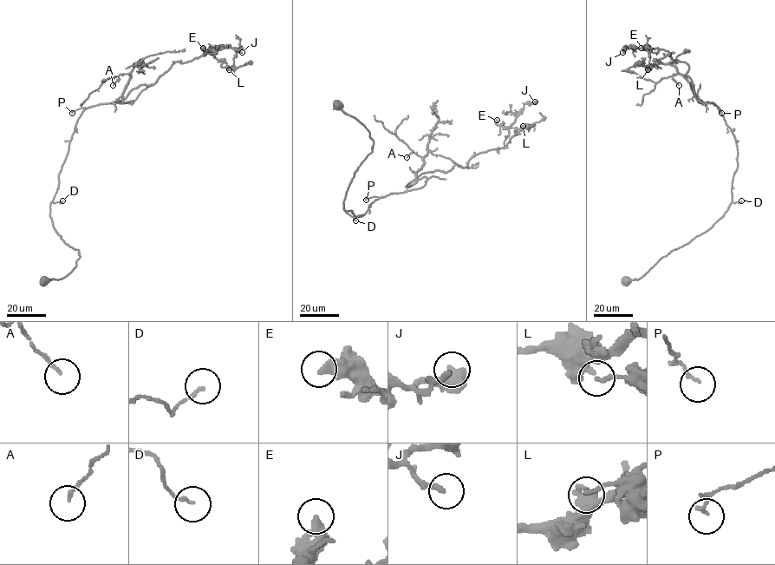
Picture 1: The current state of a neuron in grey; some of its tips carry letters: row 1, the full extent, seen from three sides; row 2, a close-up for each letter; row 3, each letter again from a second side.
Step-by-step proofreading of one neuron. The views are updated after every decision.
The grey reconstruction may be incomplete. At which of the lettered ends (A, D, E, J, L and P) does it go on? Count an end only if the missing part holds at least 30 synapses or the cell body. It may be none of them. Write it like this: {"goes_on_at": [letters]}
{"goes_on_at": []}

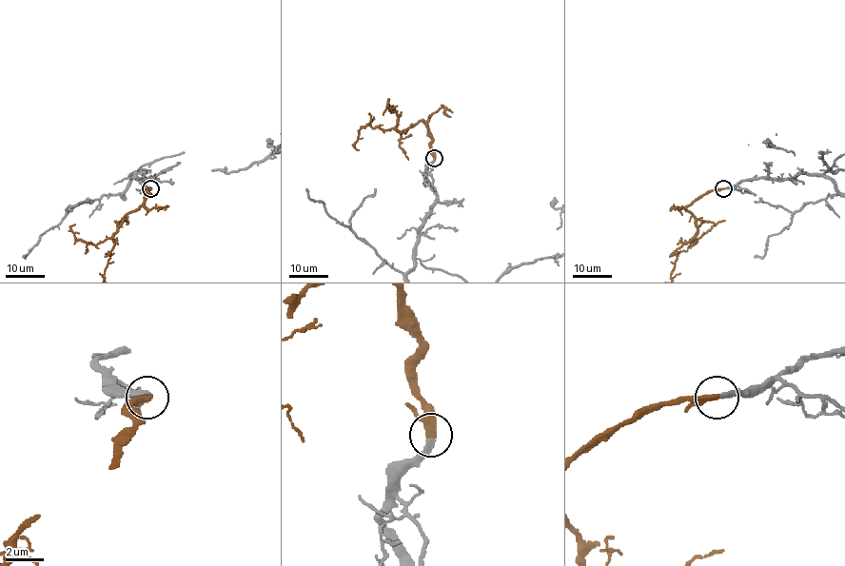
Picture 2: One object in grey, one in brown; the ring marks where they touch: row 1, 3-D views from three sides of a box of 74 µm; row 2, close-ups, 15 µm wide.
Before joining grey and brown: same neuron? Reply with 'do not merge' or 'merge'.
merge

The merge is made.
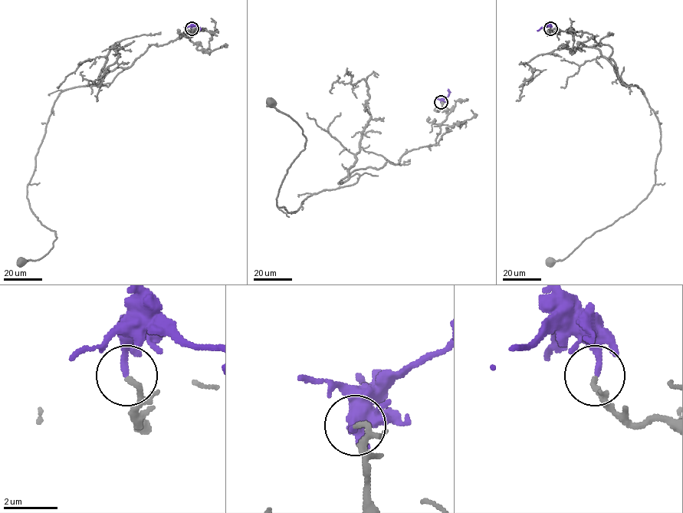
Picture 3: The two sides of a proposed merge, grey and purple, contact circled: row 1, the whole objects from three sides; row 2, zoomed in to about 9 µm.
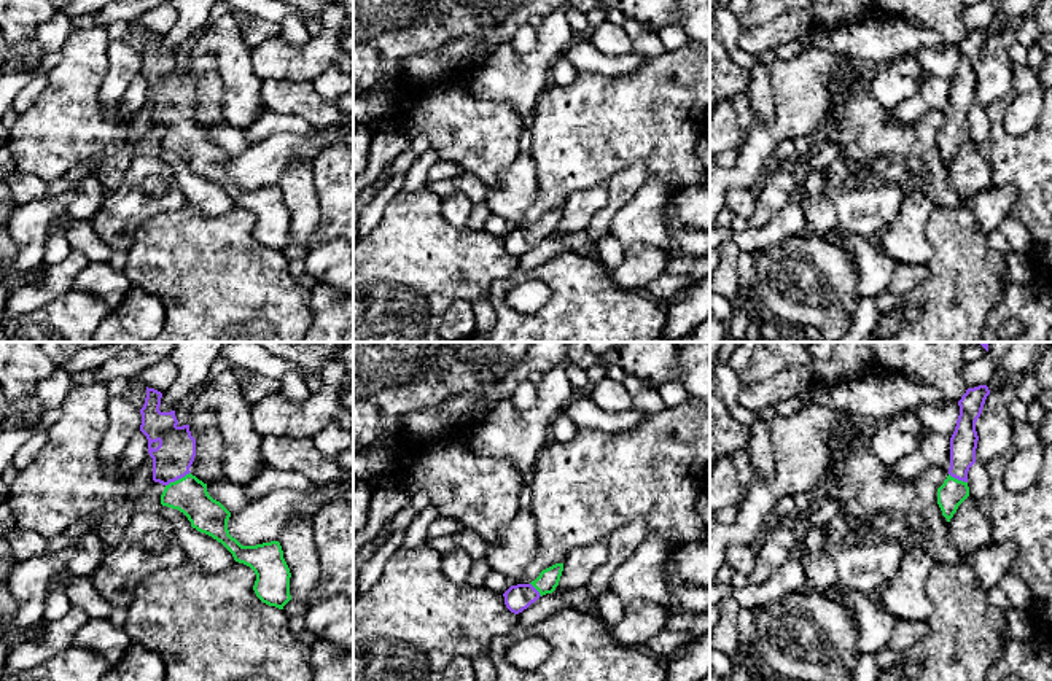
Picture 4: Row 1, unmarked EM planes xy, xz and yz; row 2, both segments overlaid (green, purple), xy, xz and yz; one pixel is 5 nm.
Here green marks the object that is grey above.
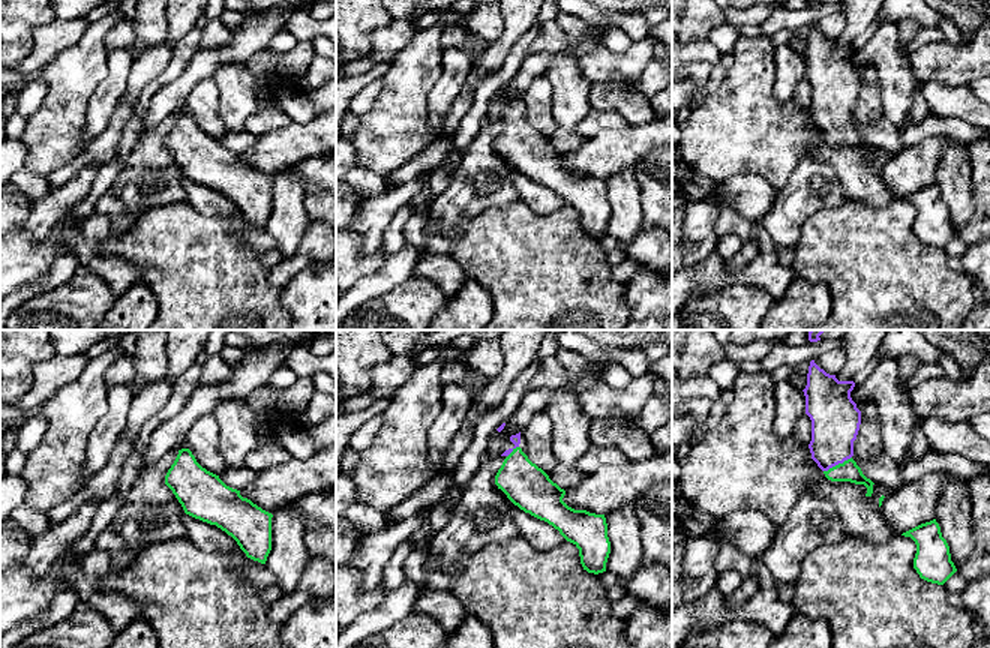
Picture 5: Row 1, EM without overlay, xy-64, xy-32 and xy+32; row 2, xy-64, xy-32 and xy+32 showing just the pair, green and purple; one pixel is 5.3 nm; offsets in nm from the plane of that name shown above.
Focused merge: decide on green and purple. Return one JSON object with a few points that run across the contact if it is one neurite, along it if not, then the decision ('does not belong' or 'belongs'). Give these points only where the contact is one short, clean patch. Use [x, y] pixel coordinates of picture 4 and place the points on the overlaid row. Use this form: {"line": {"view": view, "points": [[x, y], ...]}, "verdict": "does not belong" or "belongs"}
{"line": {"view": "xy", "points": [[188, 495], [179, 479], [172, 470], [172, 459]]}, "verdict": "belongs"}

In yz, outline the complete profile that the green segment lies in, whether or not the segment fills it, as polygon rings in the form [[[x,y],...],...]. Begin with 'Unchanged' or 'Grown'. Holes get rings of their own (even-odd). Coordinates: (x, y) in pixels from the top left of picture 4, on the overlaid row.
Grown. [[[987,385],[968,388],[958,401],[960,415],[950,438],[950,468],[944,484],[937,488],[937,504],[950,522],[958,506],[969,496],[968,471],[976,463],[976,422],[982,414],[990,390]]]

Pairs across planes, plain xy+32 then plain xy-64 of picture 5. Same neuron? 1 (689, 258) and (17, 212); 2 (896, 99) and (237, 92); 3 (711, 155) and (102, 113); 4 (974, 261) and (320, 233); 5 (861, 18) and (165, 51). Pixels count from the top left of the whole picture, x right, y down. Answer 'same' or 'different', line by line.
1: different
2: same
3: different
4: same
5: same

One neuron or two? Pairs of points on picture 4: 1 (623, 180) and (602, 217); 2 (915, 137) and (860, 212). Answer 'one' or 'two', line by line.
1: one
2: one

